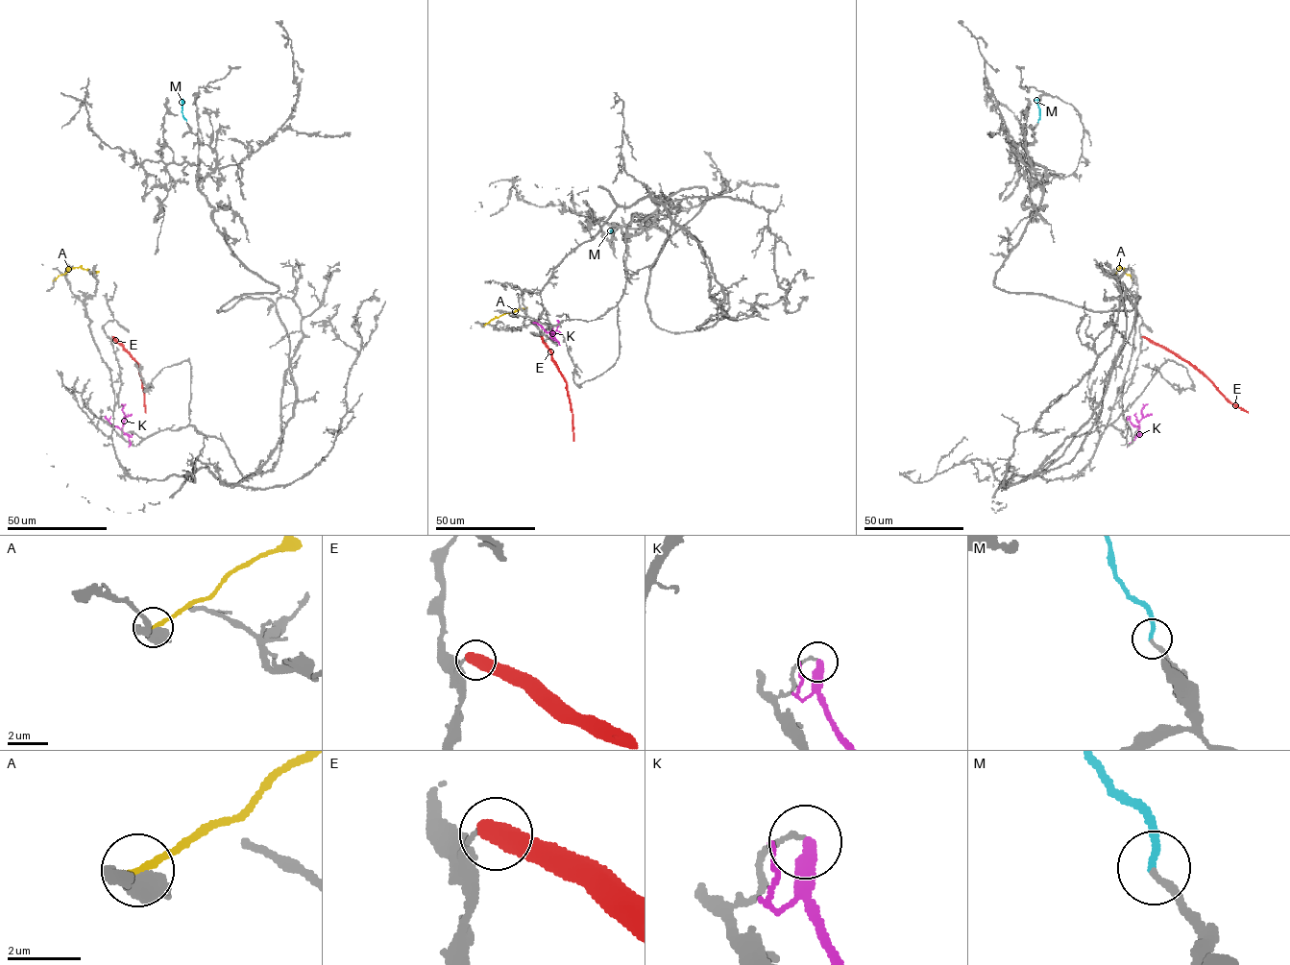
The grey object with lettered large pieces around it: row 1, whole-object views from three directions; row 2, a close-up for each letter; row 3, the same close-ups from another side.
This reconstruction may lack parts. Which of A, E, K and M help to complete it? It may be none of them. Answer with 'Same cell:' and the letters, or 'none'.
Same cell: M

